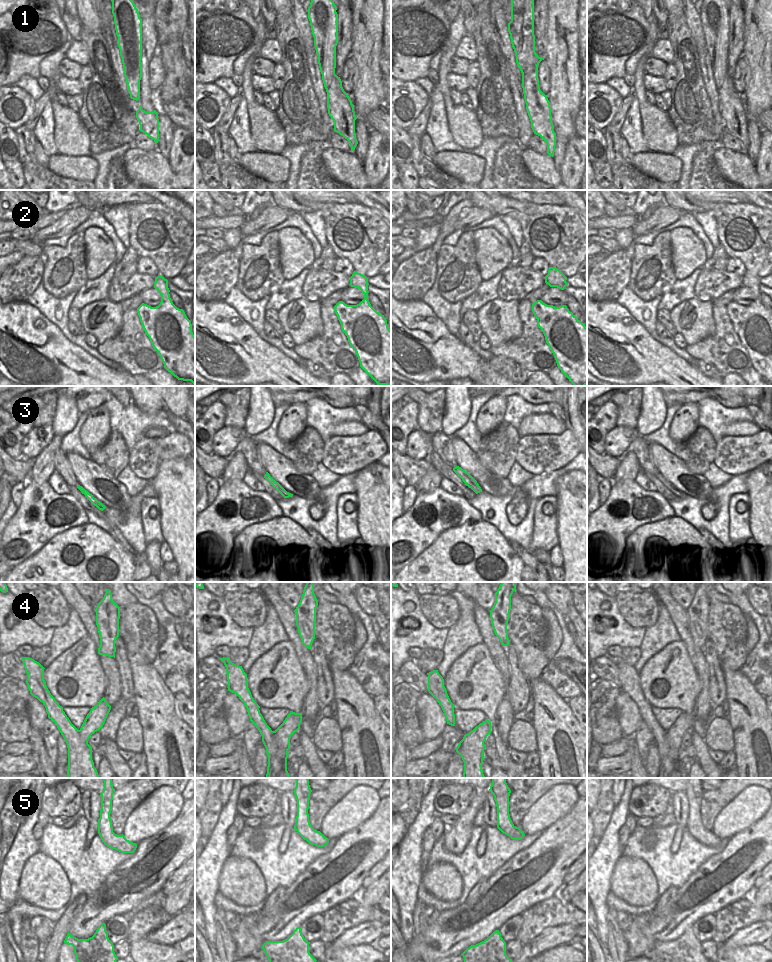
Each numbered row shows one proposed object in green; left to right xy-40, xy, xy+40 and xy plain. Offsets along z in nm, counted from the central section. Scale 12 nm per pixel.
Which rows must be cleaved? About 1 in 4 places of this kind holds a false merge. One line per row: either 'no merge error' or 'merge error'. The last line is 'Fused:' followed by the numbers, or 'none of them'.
1: merge error
2: no merge error
3: no merge error
4: merge error
5: no merge error
Fused: 1, 4

